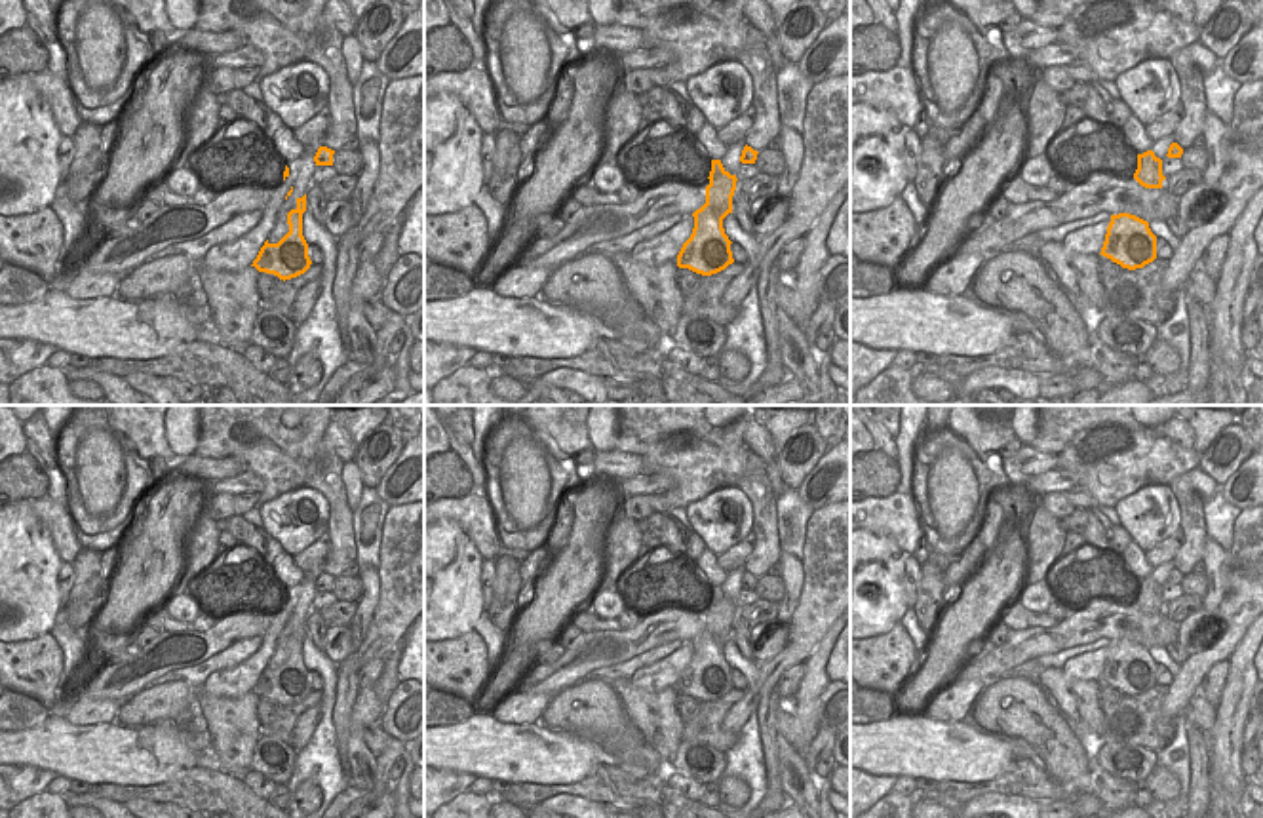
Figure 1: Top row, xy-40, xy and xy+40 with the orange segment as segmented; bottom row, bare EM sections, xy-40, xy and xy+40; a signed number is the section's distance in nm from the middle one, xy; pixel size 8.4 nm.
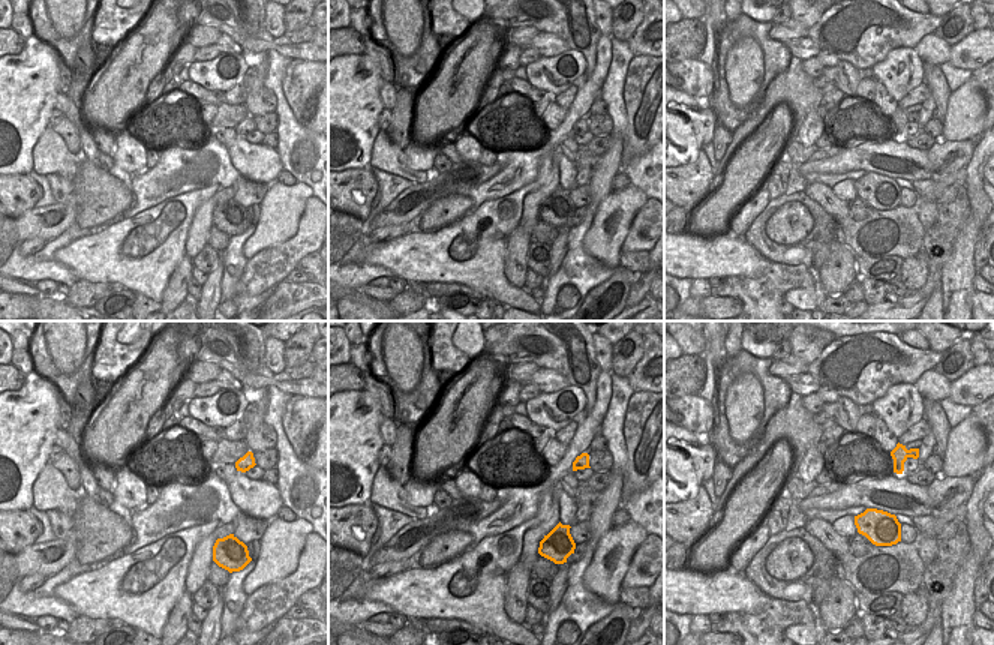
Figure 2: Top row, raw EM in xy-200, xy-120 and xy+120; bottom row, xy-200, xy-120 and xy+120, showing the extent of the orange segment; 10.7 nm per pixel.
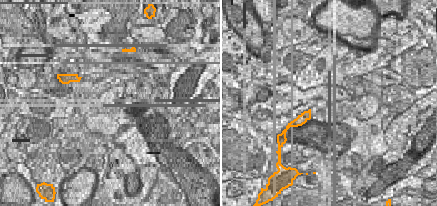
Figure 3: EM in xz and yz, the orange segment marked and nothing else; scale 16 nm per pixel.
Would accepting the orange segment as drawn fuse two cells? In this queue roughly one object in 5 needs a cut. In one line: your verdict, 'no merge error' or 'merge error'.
merge error

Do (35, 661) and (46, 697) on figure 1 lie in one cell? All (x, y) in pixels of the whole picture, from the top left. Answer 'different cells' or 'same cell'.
same cell

